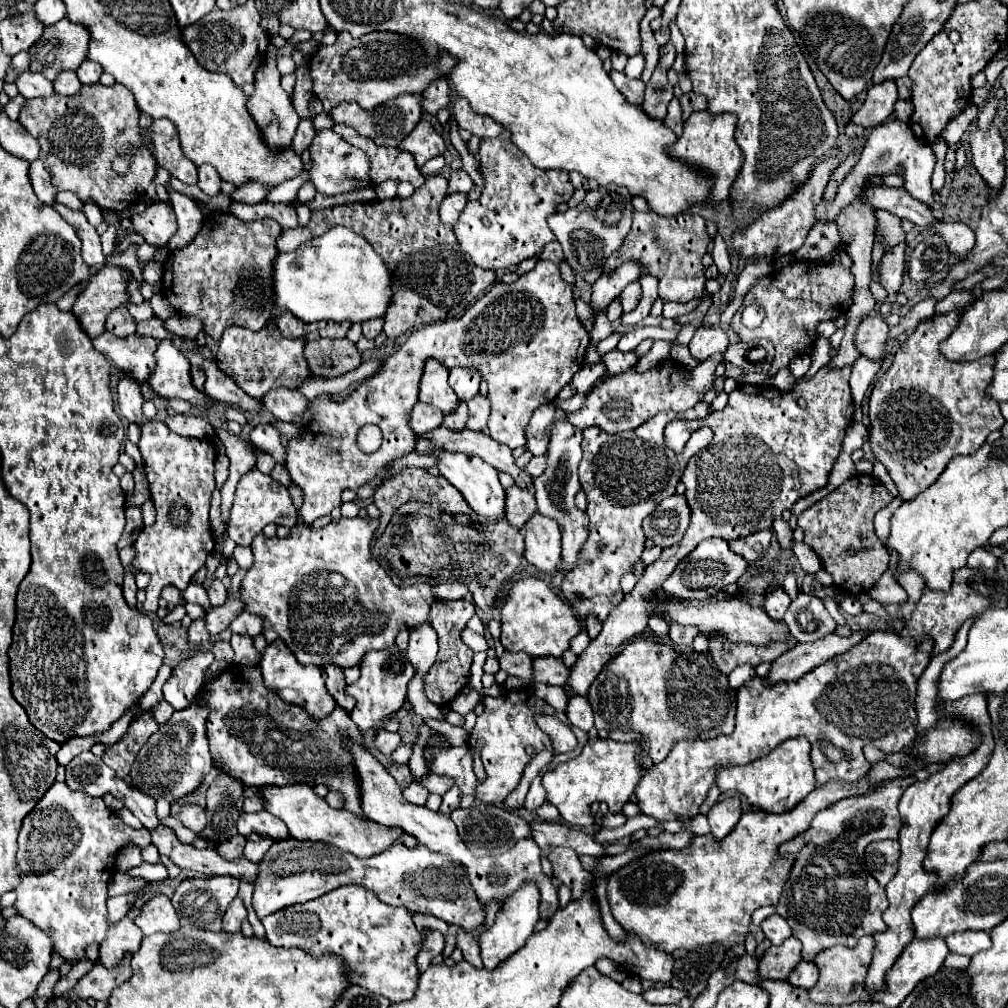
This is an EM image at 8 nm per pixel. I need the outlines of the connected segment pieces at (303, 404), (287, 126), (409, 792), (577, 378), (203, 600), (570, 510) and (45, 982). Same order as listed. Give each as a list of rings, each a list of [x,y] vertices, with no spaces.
[[[277,388],[277,390],[269,390],[263,398],[263,406],[277,418],[283,422],[291,422],[301,426],[303,422],[303,414],[309,408],[309,400],[297,392],[297,390],[289,390],[289,388]]]
[[[267,58],[263,62],[263,66],[259,66],[259,70],[255,74],[255,92],[247,100],[247,110],[253,116],[259,132],[261,132],[261,136],[265,140],[265,144],[271,150],[285,150],[285,148],[289,148],[291,140],[293,140],[293,136],[297,132],[297,126],[301,122],[301,118],[297,116],[297,112],[295,112],[287,92],[279,84],[279,78],[281,78],[281,74],[279,74],[279,70],[275,66],[275,60]]]
[[[411,782],[411,784],[403,790],[403,796],[405,796],[411,804],[423,806],[423,804],[425,804],[425,800],[427,800],[427,796],[429,796],[429,792],[427,792],[427,788],[425,788],[425,786],[421,786],[419,782]]]
[[[599,362],[599,364],[583,364],[583,368],[573,376],[573,386],[577,388],[579,394],[589,394],[593,384],[597,382],[597,378],[601,378],[603,374],[605,374],[603,362]]]
[[[191,583],[183,592],[182,596],[186,602],[197,603],[203,606],[205,612],[211,609],[210,601],[206,590],[198,584]]]
[[[567,419],[554,422],[551,426],[547,450],[547,470],[545,470],[543,476],[533,480],[535,498],[537,498],[537,510],[541,514],[545,514],[545,516],[549,516],[549,518],[559,522],[559,528],[561,528],[561,534],[563,534],[563,564],[561,564],[561,568],[565,572],[571,570],[571,566],[575,566],[577,552],[579,552],[581,544],[585,542],[585,538],[587,538],[587,516],[573,502],[573,496],[581,490],[577,464],[579,464],[583,456],[582,439],[582,431],[575,428]]]
[[[57,970],[55,972],[49,972],[43,980],[41,980],[41,984],[39,984],[39,988],[37,988],[37,992],[35,992],[35,996],[33,996],[33,1000],[37,1000],[37,998],[51,998],[53,996],[53,986],[55,986],[55,982],[59,980],[59,974],[57,974]]]

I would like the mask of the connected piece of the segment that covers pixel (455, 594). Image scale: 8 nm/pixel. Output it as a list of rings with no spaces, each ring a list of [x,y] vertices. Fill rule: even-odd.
[[[447,582],[447,584],[435,584],[433,596],[439,600],[461,600],[469,594],[467,586],[461,582]]]

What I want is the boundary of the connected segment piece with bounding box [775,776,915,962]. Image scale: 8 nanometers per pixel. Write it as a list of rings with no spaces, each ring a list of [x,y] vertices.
[[[913,776],[887,778],[887,780],[881,780],[873,790],[869,790],[865,794],[841,798],[839,802],[831,804],[827,810],[821,810],[803,834],[799,834],[797,838],[779,846],[779,854],[793,856],[793,866],[791,866],[789,878],[783,884],[783,892],[781,892],[781,898],[779,898],[779,904],[775,906],[775,910],[779,916],[783,916],[789,922],[793,936],[803,944],[803,948],[801,948],[803,960],[811,962],[811,960],[815,960],[815,956],[819,952],[823,952],[835,944],[843,944],[843,946],[851,948],[851,946],[855,946],[855,942],[861,936],[887,930],[887,924],[881,918],[881,914],[889,906],[885,888],[879,886],[879,882],[865,868],[863,852],[865,852],[865,846],[873,840],[881,840],[881,838],[897,840],[899,838],[901,822],[899,822],[897,802],[899,802],[903,790],[913,780],[915,780]]]

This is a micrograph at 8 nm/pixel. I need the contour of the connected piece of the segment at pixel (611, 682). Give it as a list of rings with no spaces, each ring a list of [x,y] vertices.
[[[635,640],[627,644],[593,680],[587,700],[593,708],[595,728],[603,732],[639,732],[649,742],[649,758],[657,764],[667,758],[669,750],[679,738],[699,738],[711,740],[719,734],[729,734],[733,730],[735,718],[735,690],[729,686],[727,676],[721,674],[709,656],[687,648],[677,648],[671,642],[657,640]]]

